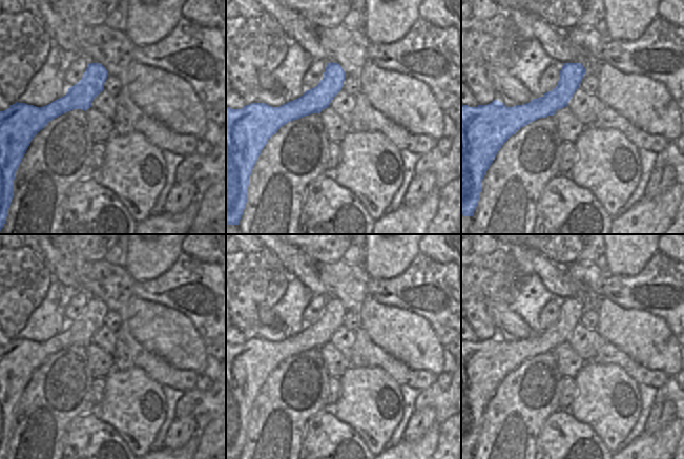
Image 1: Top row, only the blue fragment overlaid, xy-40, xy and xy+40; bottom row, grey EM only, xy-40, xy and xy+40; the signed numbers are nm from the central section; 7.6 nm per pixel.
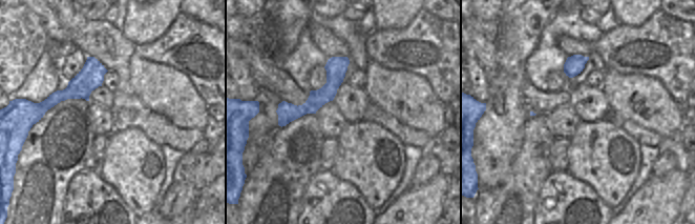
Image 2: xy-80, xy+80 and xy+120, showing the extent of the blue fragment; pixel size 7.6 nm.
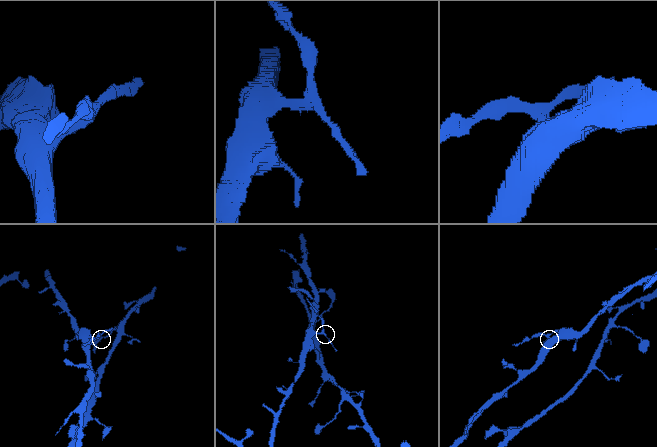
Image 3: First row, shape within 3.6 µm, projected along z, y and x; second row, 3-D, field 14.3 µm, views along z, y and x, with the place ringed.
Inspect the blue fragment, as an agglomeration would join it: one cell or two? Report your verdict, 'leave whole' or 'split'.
split

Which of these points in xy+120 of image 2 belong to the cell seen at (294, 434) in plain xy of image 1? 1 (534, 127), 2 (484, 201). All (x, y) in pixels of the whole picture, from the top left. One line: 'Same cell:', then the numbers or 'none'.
Same cell: 1, 2

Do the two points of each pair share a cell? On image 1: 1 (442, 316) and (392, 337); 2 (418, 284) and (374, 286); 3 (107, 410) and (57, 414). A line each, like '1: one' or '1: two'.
1: two
2: one
3: two

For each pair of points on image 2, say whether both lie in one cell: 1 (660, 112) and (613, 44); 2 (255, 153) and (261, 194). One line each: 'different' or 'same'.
1: different
2: different

